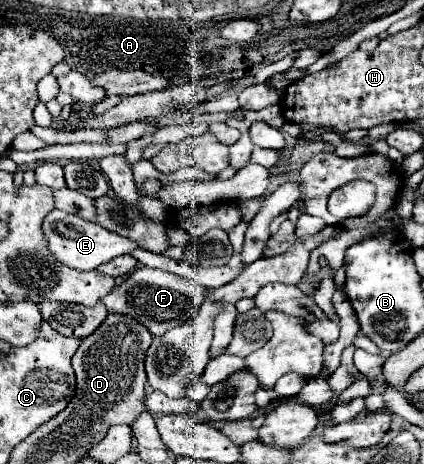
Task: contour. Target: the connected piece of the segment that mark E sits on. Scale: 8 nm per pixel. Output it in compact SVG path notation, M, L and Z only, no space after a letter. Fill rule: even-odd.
M51 210L45 216L45 236L49 240L49 250L51 254L55 254L55 258L63 264L67 264L69 268L77 268L77 270L95 270L99 264L105 264L121 254L129 254L131 250L137 248L137 242L129 240L129 238L121 238L105 228L101 228L95 222L85 222L75 214L69 212L61 212L61 210ZM51 218L51 232L47 230L47 220Z

